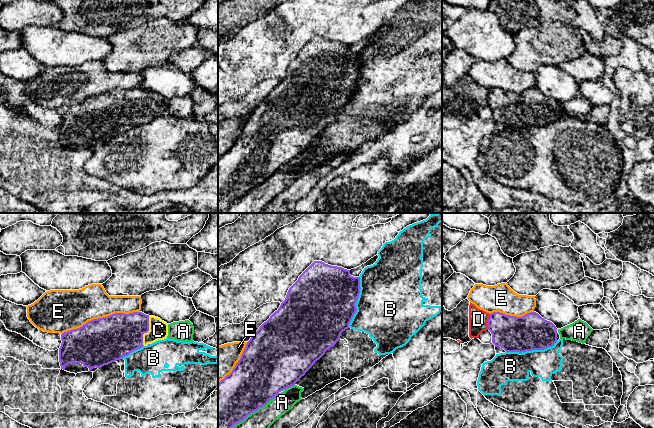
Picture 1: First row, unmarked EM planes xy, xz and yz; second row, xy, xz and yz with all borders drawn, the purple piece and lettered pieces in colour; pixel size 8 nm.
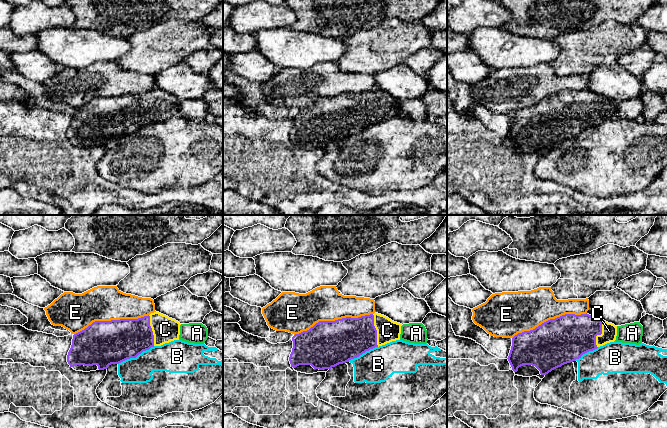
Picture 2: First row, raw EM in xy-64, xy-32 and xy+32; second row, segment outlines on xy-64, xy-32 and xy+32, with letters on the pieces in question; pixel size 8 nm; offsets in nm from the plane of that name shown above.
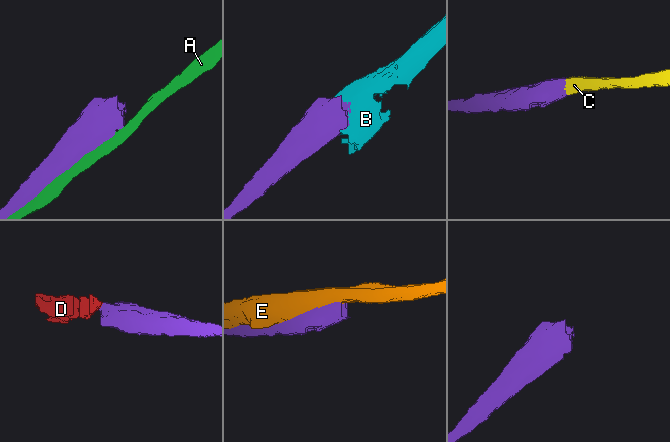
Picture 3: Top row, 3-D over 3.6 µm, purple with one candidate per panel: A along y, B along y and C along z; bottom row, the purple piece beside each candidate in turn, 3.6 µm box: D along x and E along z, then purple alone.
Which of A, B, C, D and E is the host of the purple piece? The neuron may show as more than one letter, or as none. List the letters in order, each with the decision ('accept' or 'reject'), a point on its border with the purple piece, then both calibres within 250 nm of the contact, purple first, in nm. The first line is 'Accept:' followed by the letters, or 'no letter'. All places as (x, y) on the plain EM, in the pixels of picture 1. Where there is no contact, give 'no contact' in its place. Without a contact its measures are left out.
Accept: C
A: reject; meets purple in xz at (249, 190); 380 nm thick on the purple side, 260 nm on the other
B: reject; meets purple in yz at (531, 126); 280 nm thick on the purple side, 240 nm on the other
C: accept; meets purple in xy at (147, 107); 340 nm thick on the purple side, 160 nm on the other
D: reject; meets purple in yz at (488, 98); 280 nm thick on the purple side, 160 nm on the other
E: reject; meets purple in xy at (100, 94); 380 nm thick on the purple side, 320 nm on the other

